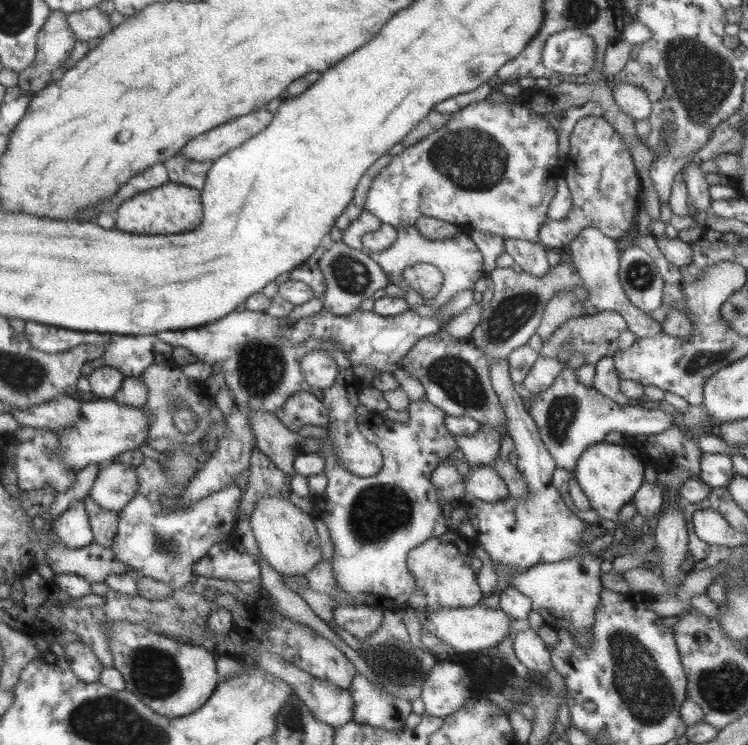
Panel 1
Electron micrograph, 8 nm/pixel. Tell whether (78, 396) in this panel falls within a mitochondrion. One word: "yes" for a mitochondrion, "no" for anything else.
no

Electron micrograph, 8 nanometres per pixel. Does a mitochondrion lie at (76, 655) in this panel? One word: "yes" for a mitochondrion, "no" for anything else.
no

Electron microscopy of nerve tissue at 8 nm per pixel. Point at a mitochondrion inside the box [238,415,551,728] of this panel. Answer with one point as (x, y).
(379, 509)

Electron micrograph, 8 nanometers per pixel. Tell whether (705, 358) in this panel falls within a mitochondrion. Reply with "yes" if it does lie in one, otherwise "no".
yes

